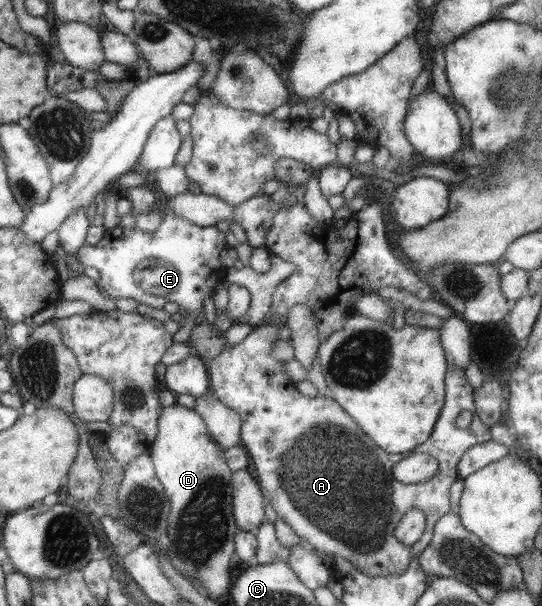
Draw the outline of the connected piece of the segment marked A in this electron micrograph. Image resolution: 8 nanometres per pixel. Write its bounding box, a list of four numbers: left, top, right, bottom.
[204,321,490,578]

